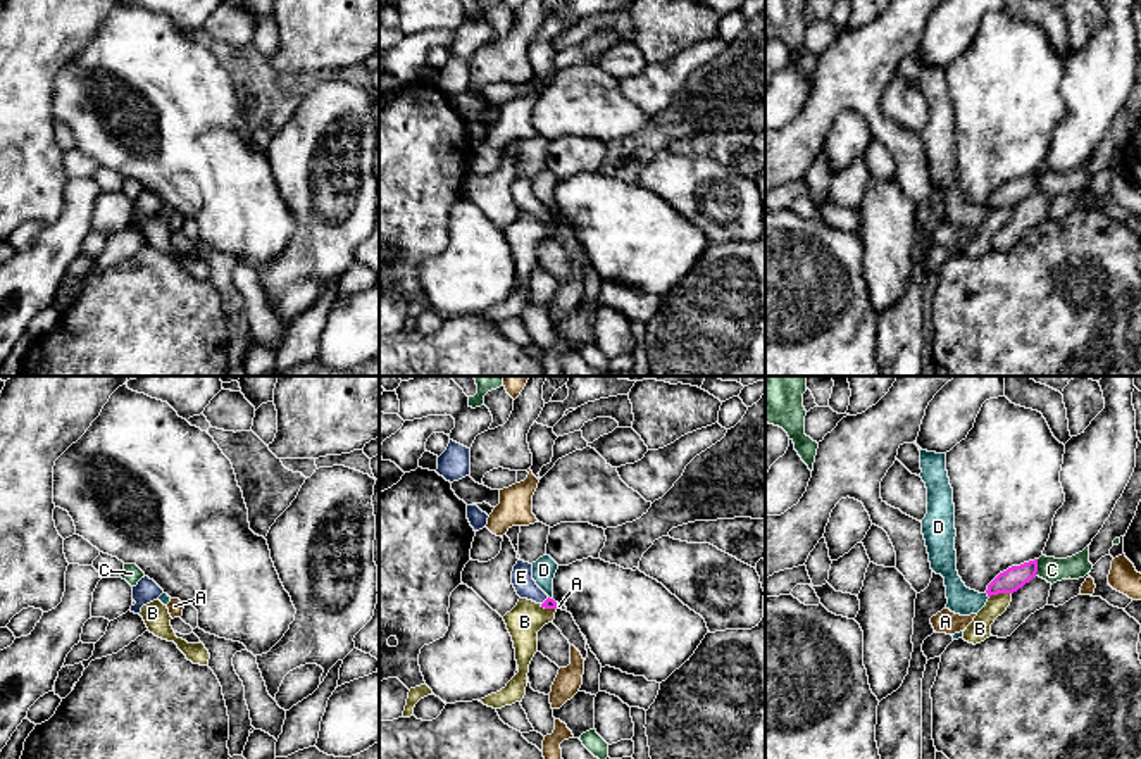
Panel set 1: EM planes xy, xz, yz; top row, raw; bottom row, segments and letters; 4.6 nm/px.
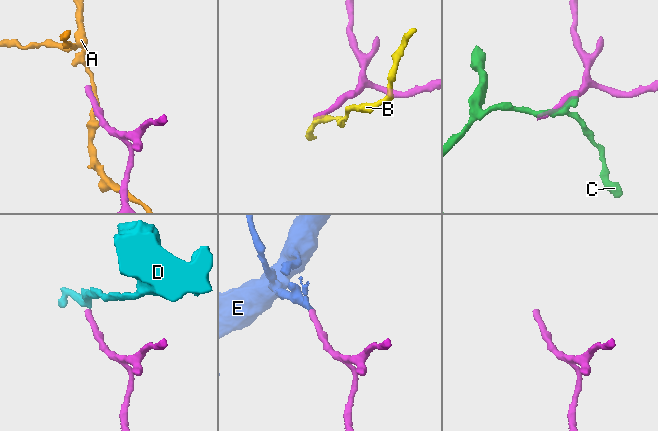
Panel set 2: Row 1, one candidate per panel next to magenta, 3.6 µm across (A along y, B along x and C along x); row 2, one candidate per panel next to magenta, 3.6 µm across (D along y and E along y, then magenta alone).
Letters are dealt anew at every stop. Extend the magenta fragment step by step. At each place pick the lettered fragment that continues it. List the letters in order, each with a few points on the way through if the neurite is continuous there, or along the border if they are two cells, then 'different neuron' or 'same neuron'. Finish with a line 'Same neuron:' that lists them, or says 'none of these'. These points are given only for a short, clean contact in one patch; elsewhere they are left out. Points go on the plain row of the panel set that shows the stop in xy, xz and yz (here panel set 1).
A: different neuron
B: along yz (1010, 206), (990, 211) | different neuron
C: different neuron
D: along yz (986, 206), (988, 211) | different neuron
E: across xz (548, 218), (545, 214), (523, 195) | same neuron
Same neuron: E

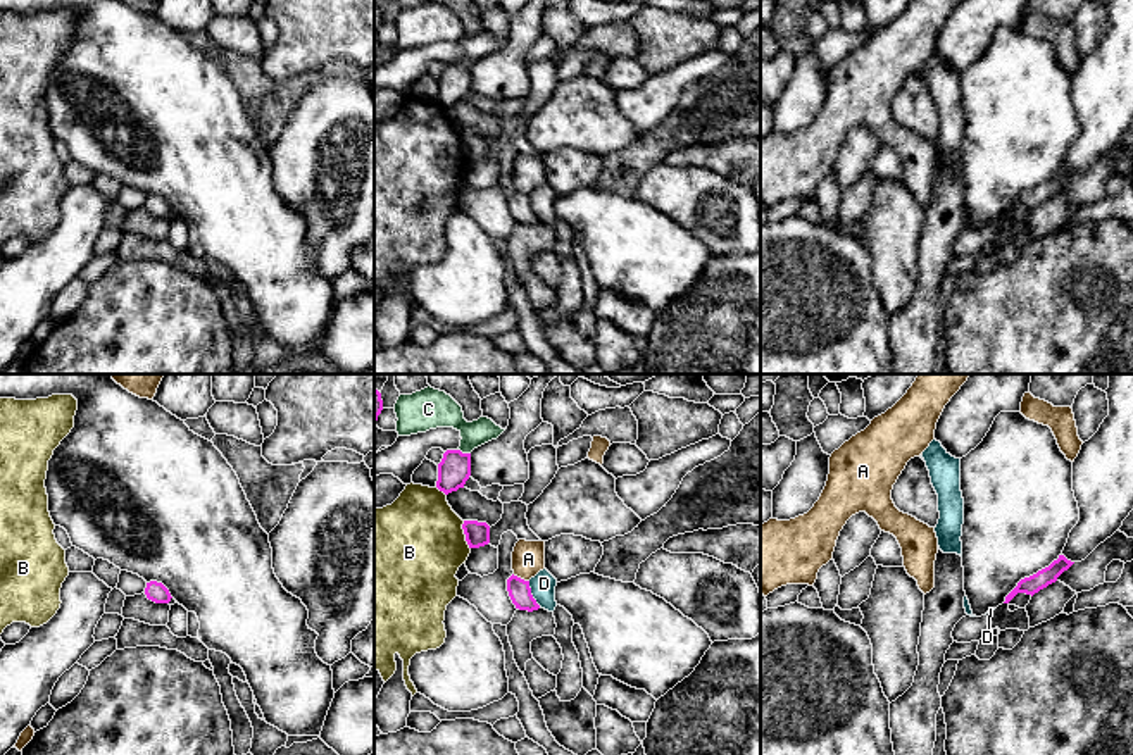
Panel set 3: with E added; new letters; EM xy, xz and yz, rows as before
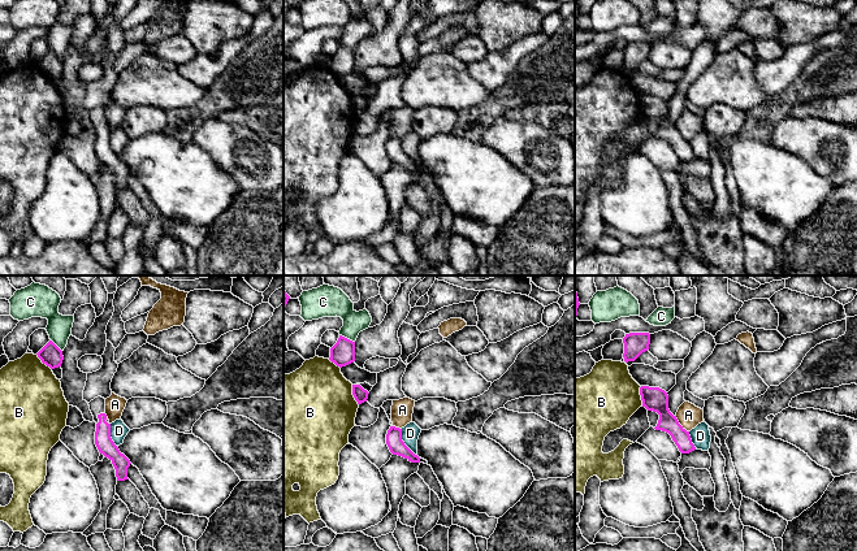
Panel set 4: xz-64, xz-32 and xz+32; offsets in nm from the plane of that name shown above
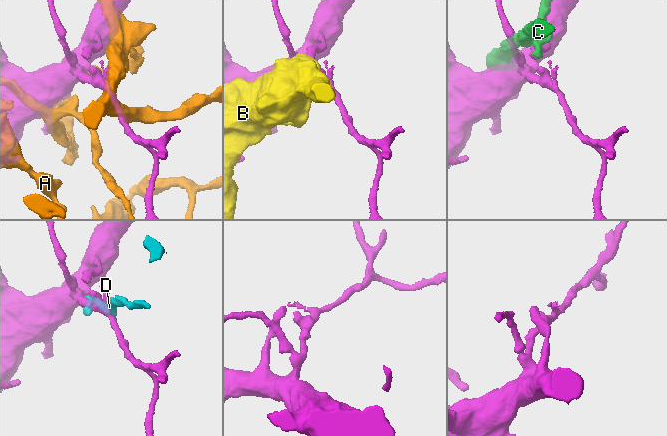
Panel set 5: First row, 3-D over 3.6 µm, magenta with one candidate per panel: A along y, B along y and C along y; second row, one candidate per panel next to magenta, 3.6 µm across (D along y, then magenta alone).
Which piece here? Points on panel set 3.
A: different neuron
B: different neuron
C: different neuron
D: different neuron
Same neuron: none of these

